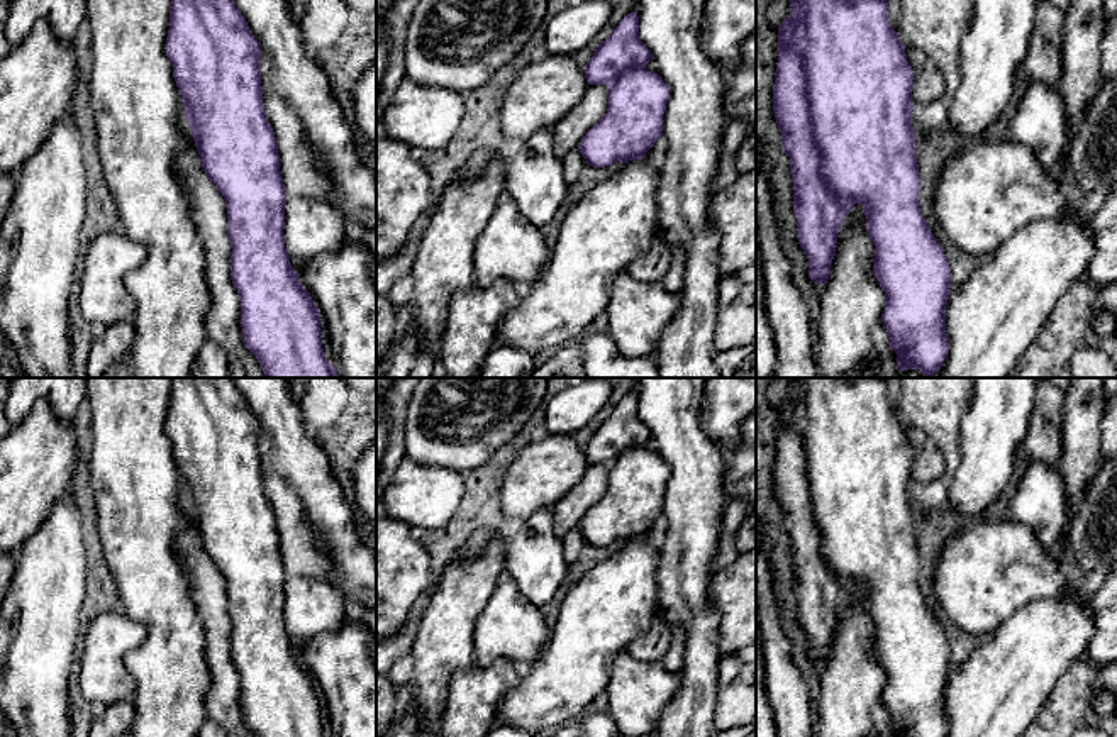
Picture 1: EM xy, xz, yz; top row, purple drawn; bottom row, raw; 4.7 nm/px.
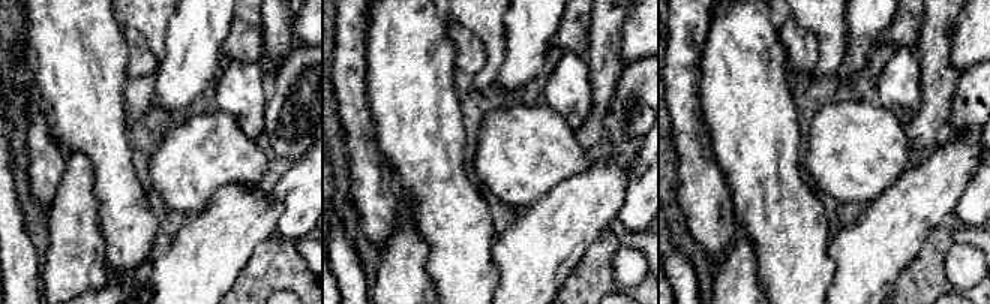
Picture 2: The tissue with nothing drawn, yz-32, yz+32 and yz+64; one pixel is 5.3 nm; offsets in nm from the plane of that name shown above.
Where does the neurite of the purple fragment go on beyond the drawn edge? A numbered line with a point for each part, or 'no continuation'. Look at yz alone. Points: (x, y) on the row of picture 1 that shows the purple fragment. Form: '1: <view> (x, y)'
no continuation

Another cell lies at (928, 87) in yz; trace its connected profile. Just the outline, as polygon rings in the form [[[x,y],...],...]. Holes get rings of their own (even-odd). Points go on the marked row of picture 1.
[[[905,47],[907,63],[914,69],[912,102],[925,107],[944,95],[944,81],[929,56],[917,47]]]

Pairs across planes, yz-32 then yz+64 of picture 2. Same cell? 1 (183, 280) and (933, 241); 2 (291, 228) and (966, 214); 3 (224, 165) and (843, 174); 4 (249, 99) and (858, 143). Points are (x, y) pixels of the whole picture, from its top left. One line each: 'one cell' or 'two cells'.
1: two cells
2: one cell
3: one cell
4: one cell

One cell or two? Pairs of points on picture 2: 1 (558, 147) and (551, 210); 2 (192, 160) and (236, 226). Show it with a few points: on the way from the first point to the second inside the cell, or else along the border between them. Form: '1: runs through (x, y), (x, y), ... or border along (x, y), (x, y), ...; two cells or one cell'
1: border along (584, 169), (567, 175), (525, 208); two cells
2: border along (248, 184), (222, 186), (201, 210), (188, 216); two cells

